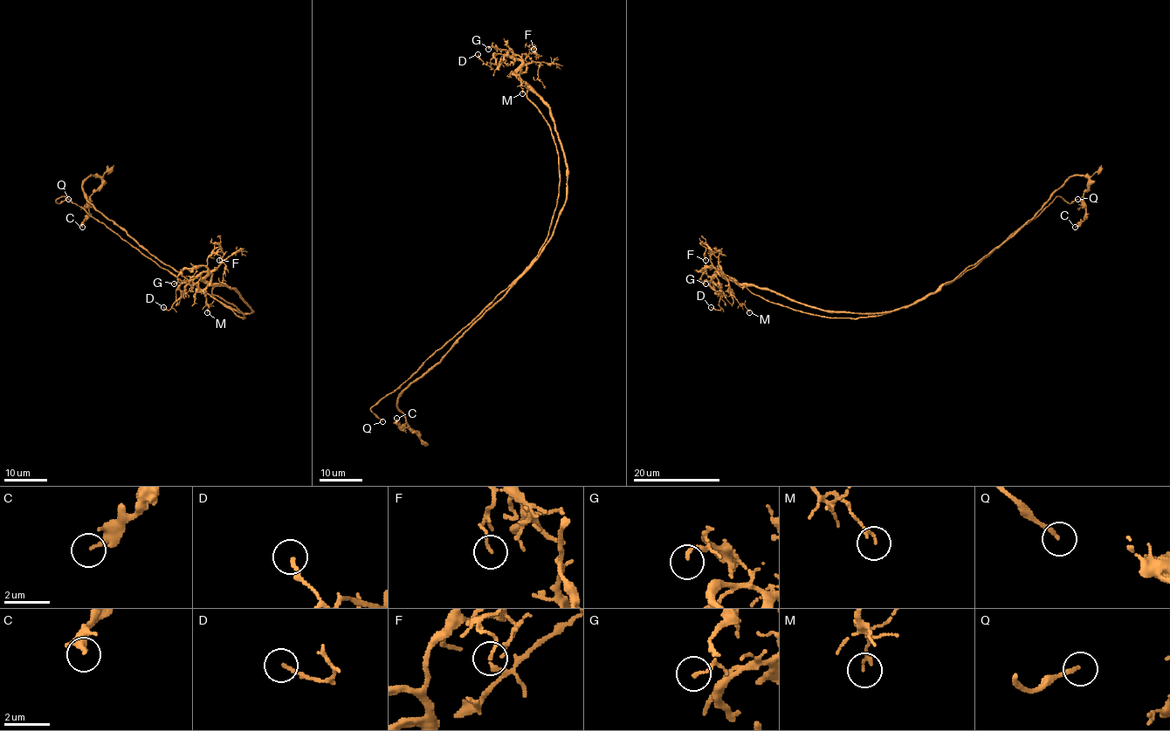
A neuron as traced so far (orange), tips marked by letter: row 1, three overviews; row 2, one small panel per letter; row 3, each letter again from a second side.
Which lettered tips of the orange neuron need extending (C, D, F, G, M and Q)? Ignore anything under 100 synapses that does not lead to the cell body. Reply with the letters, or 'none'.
Q

